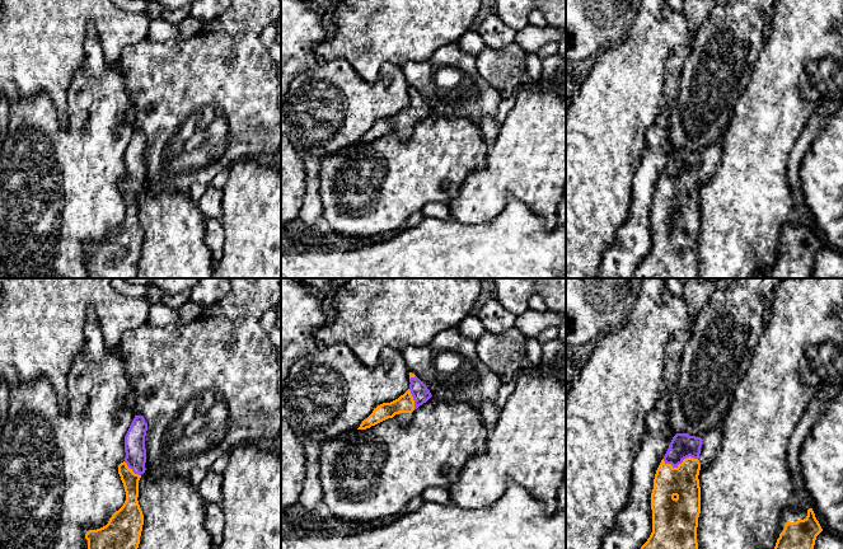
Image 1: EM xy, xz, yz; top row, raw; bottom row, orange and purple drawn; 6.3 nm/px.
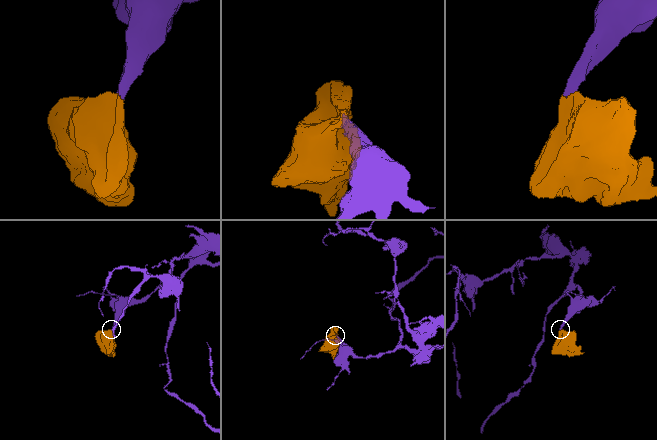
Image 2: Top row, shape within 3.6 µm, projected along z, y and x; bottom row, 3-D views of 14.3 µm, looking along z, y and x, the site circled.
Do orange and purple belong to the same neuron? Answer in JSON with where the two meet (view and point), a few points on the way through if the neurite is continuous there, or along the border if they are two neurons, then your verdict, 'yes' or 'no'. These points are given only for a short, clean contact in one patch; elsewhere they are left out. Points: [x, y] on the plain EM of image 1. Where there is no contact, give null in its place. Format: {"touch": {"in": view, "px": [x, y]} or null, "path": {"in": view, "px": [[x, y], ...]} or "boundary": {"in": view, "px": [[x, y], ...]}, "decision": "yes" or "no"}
{"touch": {"in": "yz", "px": [679, 179]}, "path": {"in": "yz", "px": [[683, 197], [679, 193], [679, 179], [682, 162]]}, "decision": "yes"}

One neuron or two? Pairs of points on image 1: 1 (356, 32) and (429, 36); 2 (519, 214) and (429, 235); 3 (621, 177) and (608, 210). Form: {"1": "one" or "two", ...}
{"1": "one", "2": "one", "3": "one"}

